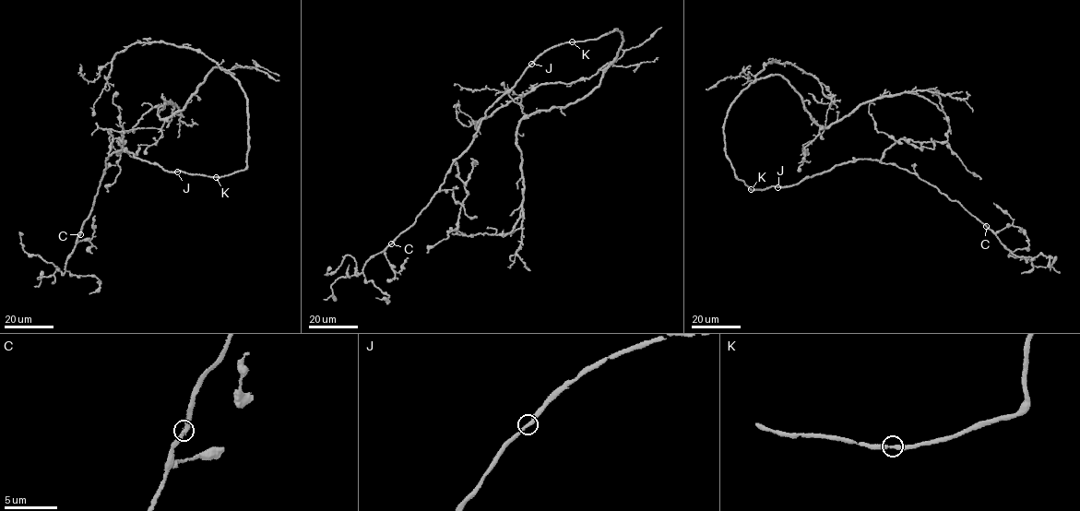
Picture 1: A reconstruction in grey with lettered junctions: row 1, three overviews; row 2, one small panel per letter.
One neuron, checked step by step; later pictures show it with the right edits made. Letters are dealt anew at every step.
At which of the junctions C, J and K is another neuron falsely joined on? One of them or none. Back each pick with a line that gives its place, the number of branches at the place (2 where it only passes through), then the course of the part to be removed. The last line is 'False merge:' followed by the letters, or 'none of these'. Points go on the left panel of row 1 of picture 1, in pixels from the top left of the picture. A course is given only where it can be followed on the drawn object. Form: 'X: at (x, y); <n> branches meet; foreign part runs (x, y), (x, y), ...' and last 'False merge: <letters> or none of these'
False merge: none of these

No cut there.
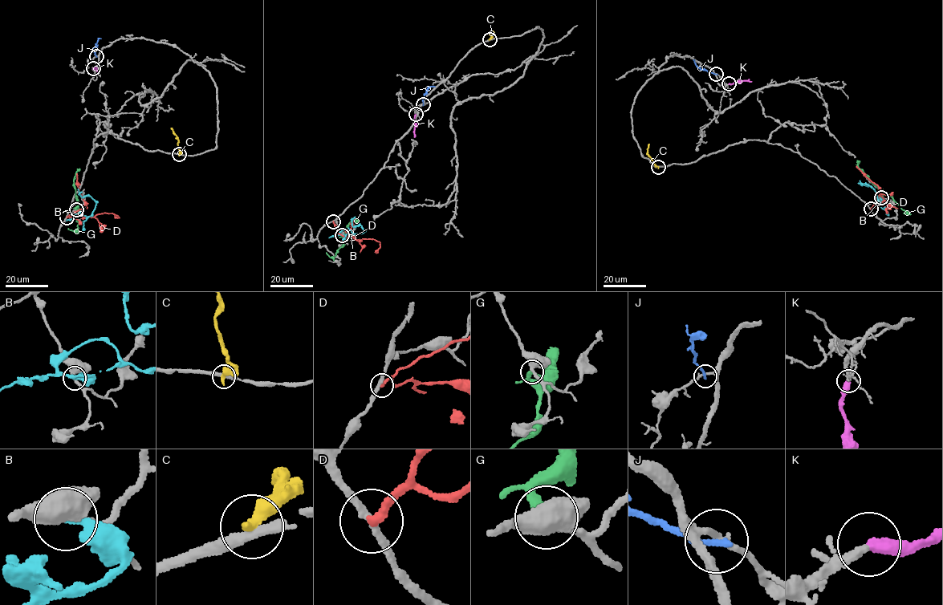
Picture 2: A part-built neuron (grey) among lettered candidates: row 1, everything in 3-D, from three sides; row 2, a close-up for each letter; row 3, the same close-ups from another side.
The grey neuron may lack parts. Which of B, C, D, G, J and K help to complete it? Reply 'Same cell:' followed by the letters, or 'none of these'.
Same cell: K

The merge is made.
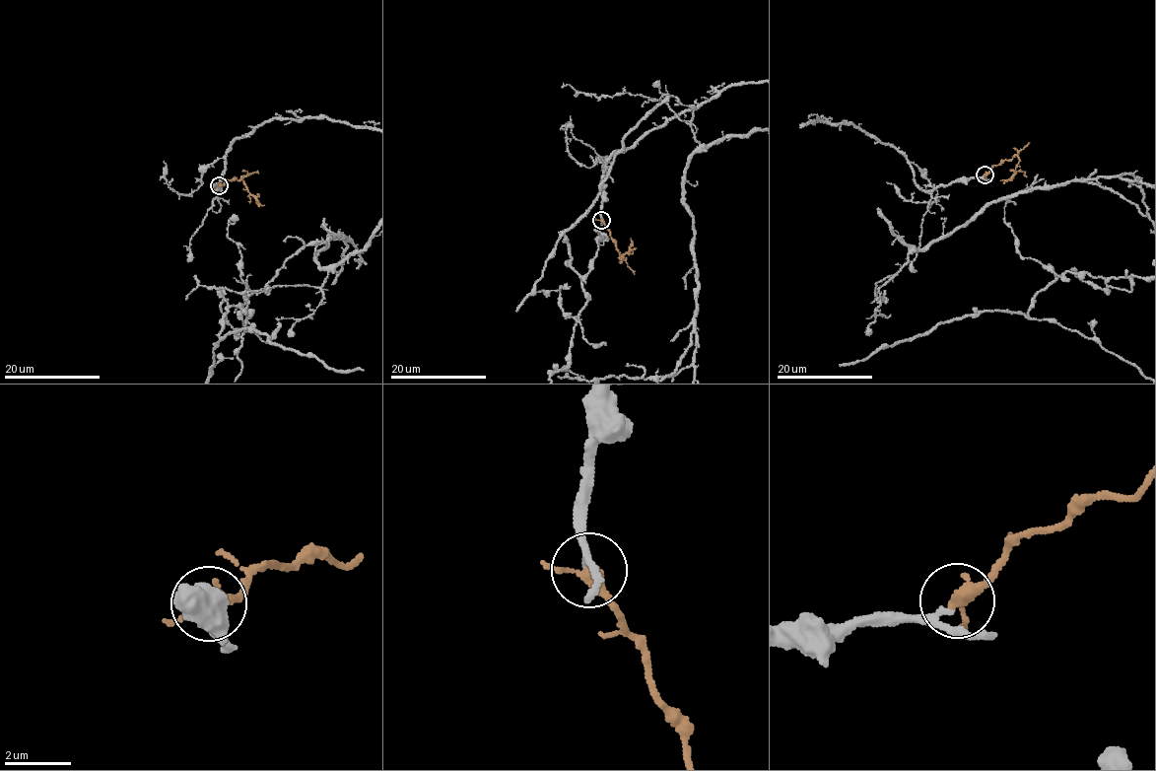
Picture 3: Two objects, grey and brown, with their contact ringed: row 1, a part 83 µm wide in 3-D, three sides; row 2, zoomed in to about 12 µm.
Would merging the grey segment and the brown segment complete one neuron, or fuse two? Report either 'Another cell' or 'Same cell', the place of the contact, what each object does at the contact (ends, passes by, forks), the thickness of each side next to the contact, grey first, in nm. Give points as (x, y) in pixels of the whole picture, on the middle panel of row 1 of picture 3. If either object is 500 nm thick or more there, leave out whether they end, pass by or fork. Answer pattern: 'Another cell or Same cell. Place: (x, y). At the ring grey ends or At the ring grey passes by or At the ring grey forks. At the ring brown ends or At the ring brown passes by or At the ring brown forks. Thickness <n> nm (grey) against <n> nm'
Same cell. Place: (601, 220). At the ring grey passes by. At the ring brown passes by. Thickness 90 nm (grey) against 320 nm

